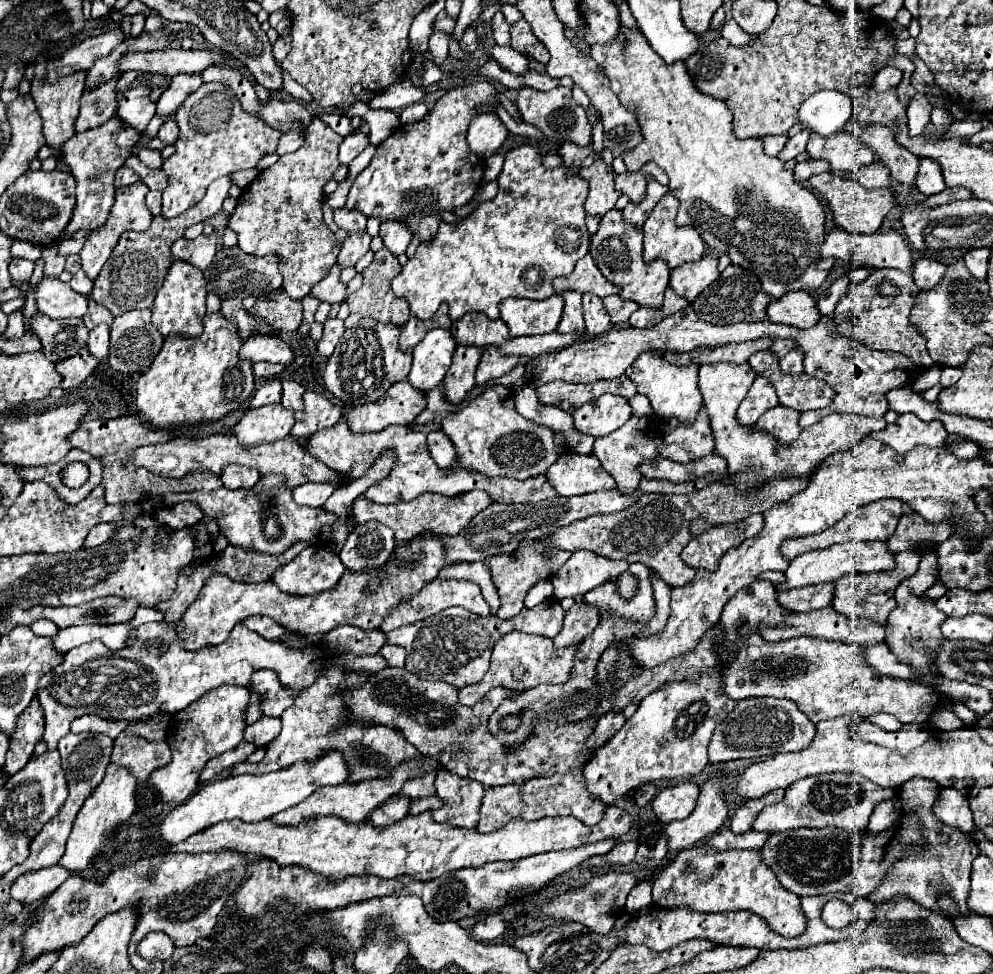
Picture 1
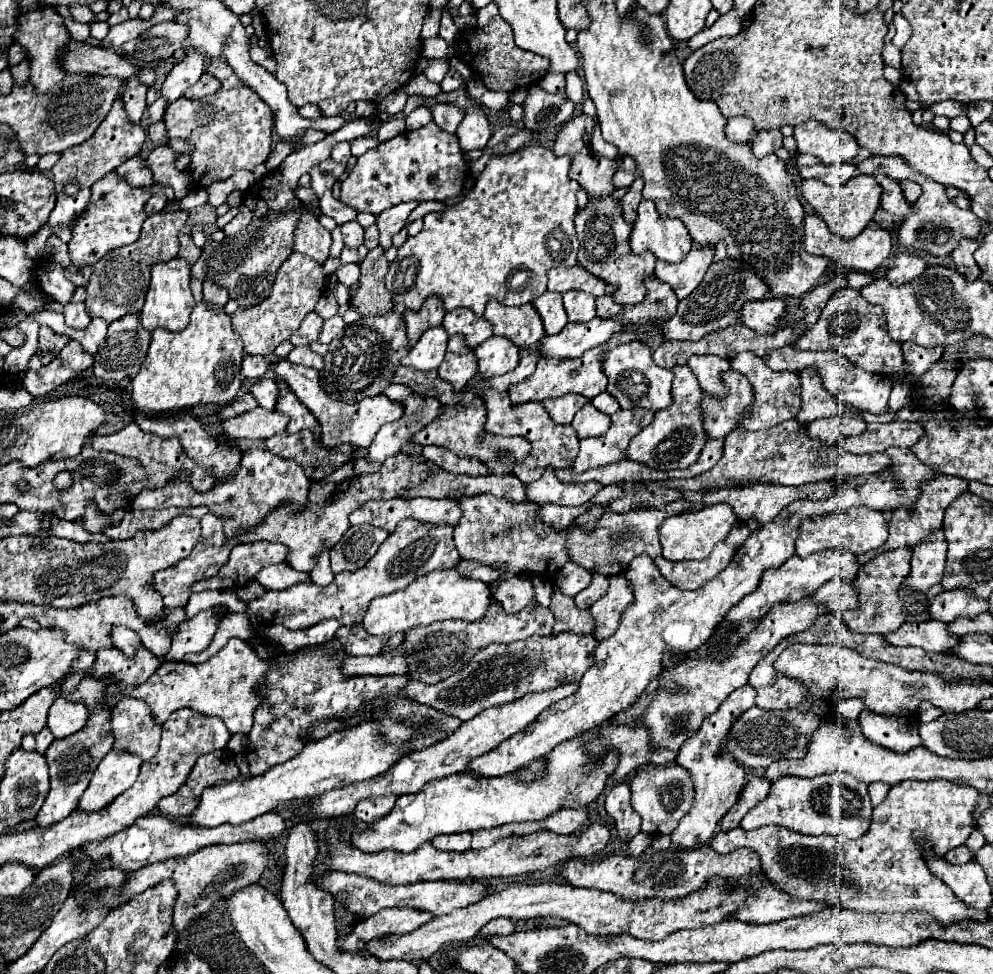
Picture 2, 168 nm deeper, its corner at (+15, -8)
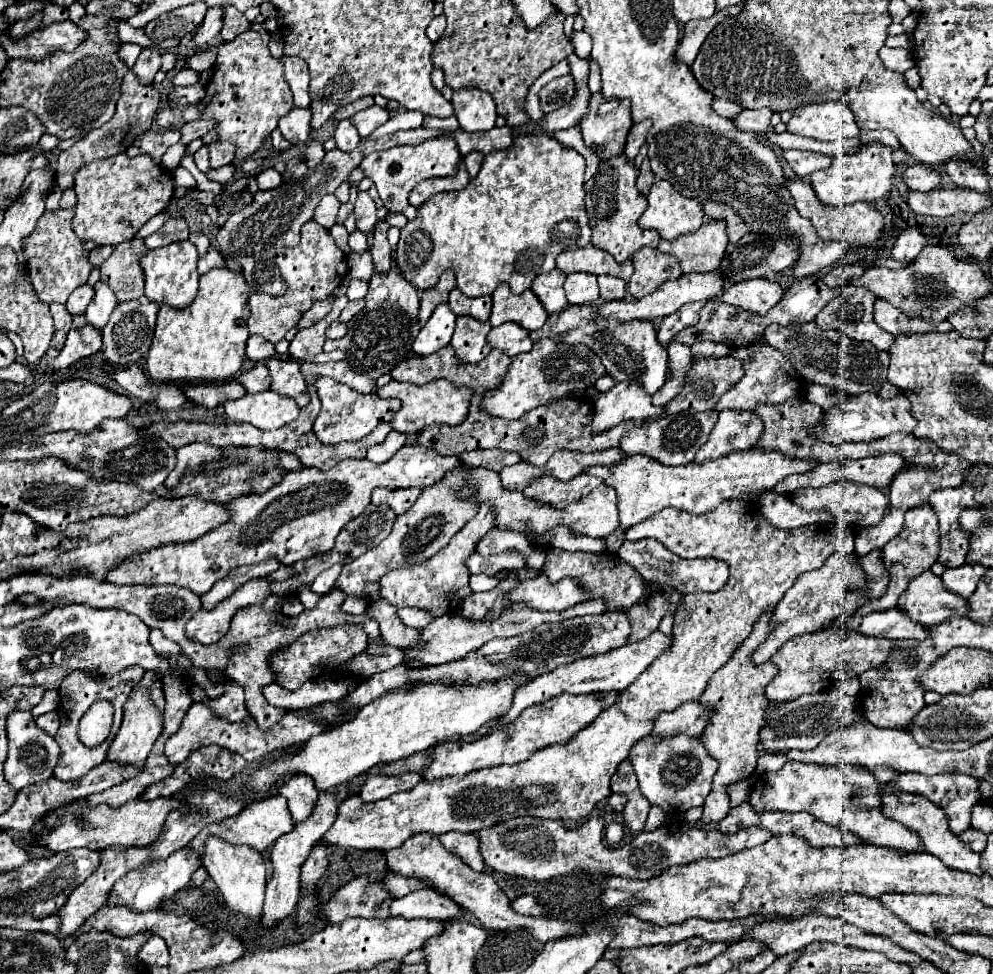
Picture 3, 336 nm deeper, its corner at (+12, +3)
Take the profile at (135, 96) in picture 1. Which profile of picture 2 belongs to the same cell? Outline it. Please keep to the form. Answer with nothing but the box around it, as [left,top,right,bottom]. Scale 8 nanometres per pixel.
[122,77,148,125]

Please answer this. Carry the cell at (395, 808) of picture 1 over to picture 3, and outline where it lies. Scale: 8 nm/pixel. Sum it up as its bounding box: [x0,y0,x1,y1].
[359,774,423,802]

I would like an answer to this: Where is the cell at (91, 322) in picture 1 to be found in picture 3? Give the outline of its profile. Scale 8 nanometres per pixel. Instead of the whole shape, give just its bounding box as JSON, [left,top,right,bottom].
[65,284,93,314]

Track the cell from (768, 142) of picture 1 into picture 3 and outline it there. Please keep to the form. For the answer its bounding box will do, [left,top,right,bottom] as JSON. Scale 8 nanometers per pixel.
[711,98,743,118]

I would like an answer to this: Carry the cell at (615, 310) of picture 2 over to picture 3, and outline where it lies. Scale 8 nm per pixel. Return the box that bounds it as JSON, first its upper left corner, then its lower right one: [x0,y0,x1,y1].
[599,276,627,300]

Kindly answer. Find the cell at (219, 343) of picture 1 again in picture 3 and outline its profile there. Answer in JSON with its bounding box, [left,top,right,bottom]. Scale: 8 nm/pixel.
[147,268,253,382]

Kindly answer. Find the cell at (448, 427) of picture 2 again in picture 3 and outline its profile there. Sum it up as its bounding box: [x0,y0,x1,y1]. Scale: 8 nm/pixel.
[377,380,471,434]

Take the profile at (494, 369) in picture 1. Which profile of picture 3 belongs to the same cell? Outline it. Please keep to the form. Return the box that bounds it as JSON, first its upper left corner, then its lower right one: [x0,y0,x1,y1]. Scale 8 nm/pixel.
[489,322,533,356]

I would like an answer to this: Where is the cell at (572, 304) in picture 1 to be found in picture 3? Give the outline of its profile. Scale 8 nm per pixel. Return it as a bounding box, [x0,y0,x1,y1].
[531,268,567,314]

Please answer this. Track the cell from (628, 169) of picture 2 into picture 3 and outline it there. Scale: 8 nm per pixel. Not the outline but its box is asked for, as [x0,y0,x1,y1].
[625,120,651,160]

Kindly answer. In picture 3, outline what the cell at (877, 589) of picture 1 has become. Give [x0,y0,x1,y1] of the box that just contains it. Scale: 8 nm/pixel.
[857,504,939,616]

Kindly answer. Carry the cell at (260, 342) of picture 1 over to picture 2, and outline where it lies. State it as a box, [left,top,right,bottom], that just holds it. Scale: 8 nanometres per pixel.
[270,359,404,447]

